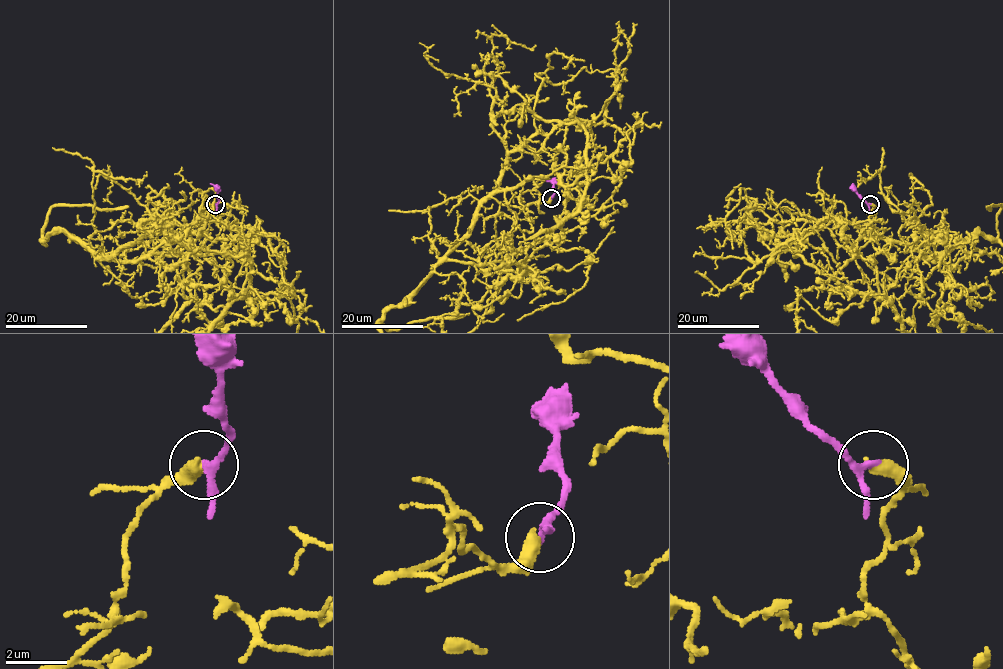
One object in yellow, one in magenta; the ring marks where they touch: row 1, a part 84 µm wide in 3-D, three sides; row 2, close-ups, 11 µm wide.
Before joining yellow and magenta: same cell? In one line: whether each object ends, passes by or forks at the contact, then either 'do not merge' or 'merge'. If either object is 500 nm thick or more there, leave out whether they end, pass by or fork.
yellow ends; magenta passes by; do not merge

